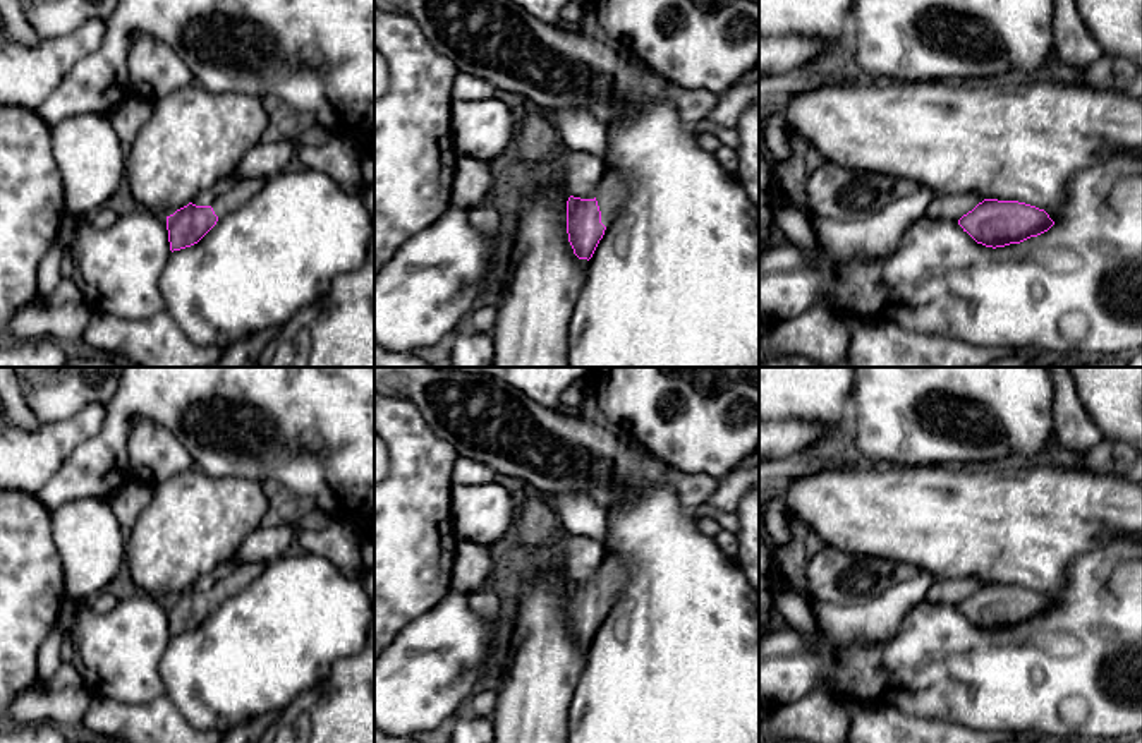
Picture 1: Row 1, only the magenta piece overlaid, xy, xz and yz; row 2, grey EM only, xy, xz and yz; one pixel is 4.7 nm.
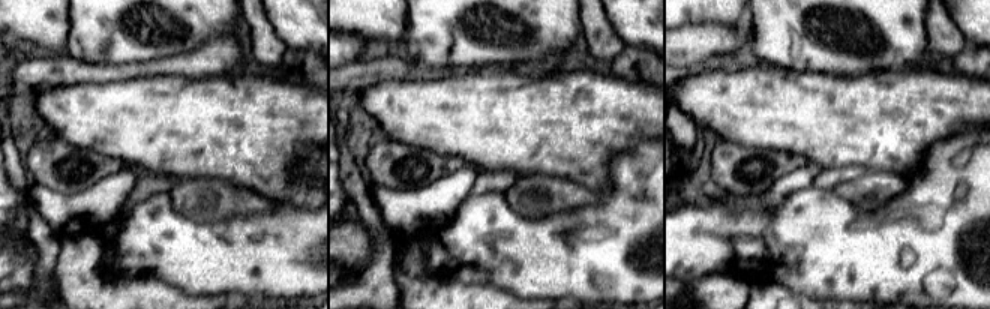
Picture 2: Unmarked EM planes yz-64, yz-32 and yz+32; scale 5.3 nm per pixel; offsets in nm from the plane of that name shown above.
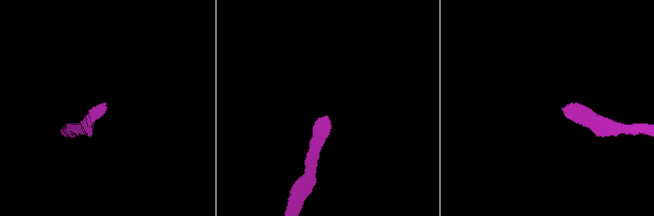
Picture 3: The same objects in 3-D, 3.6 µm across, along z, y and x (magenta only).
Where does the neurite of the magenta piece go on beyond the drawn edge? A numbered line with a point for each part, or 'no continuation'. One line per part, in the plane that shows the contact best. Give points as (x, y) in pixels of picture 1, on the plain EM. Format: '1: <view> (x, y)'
1: xz (612, 575)

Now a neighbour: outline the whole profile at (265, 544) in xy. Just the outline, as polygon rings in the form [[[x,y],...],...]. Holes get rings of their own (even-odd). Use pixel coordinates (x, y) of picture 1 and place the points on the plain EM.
[[[299,522],[273,527],[261,525],[242,541],[234,561],[239,565],[266,565],[273,559],[278,559],[295,549],[297,532]]]

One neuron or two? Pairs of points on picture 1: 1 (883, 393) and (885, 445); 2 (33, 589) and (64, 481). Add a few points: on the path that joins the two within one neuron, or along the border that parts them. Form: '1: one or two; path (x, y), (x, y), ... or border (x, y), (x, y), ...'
1: one; path (885, 405), (885, 433)
2: two; border (35, 496), (50, 512)

